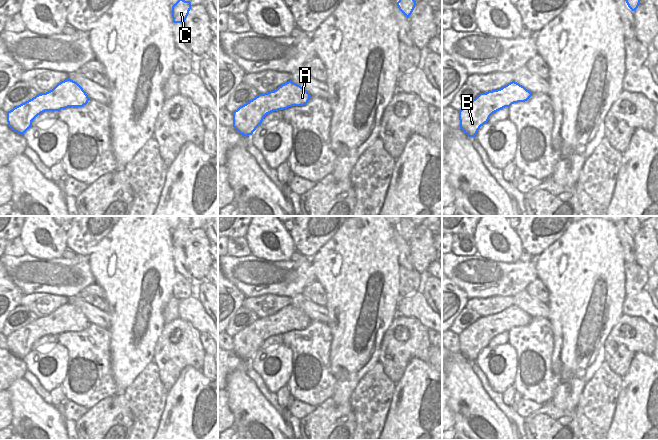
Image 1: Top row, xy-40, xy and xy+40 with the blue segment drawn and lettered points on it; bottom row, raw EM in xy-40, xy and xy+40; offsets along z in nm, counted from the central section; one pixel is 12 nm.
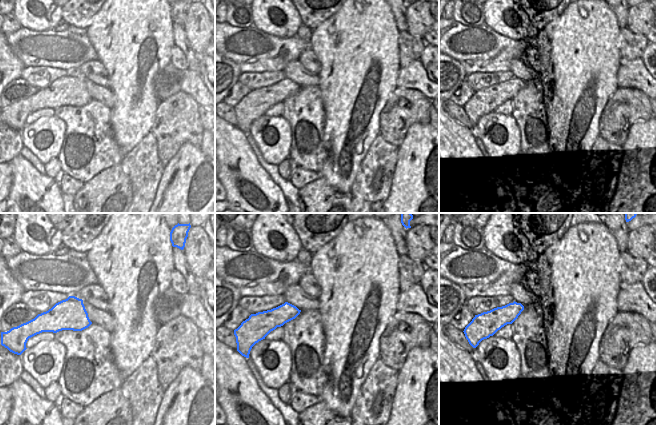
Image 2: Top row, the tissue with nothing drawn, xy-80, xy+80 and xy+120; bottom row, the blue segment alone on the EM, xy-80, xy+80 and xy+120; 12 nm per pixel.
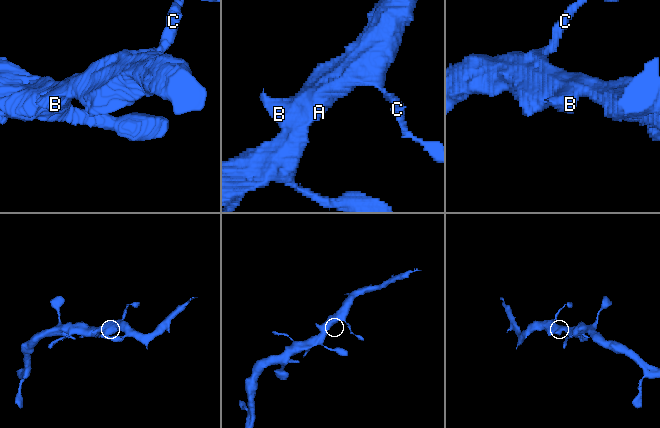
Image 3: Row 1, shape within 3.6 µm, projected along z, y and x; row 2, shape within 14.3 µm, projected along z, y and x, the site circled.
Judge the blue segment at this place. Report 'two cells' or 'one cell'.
one cell

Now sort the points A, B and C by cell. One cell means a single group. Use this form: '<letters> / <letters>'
A B C

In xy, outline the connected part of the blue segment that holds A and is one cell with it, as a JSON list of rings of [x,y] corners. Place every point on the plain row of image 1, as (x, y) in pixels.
[[[291,304],[276,314],[259,318],[233,336],[233,351],[242,359],[252,359],[264,341],[292,330],[304,330],[311,320],[307,314]]]

